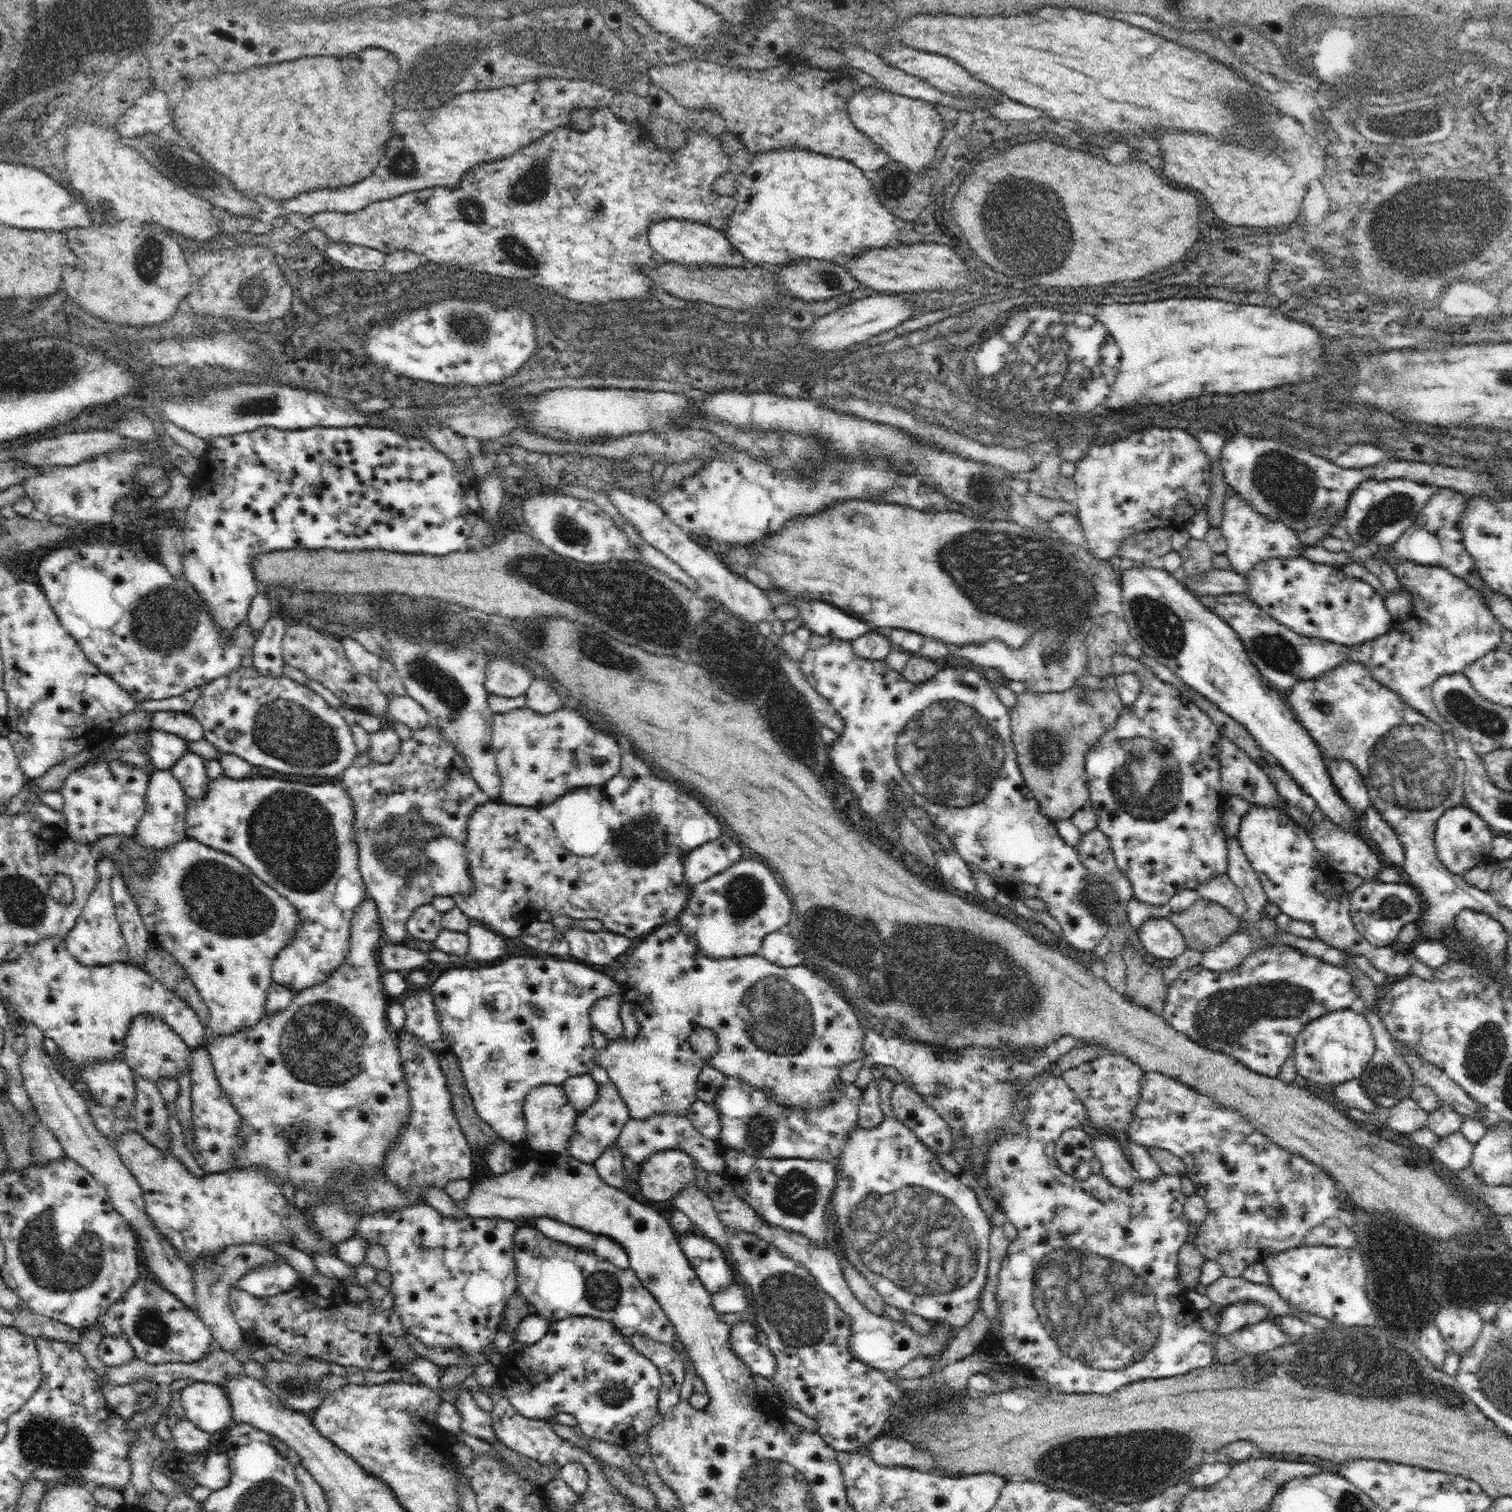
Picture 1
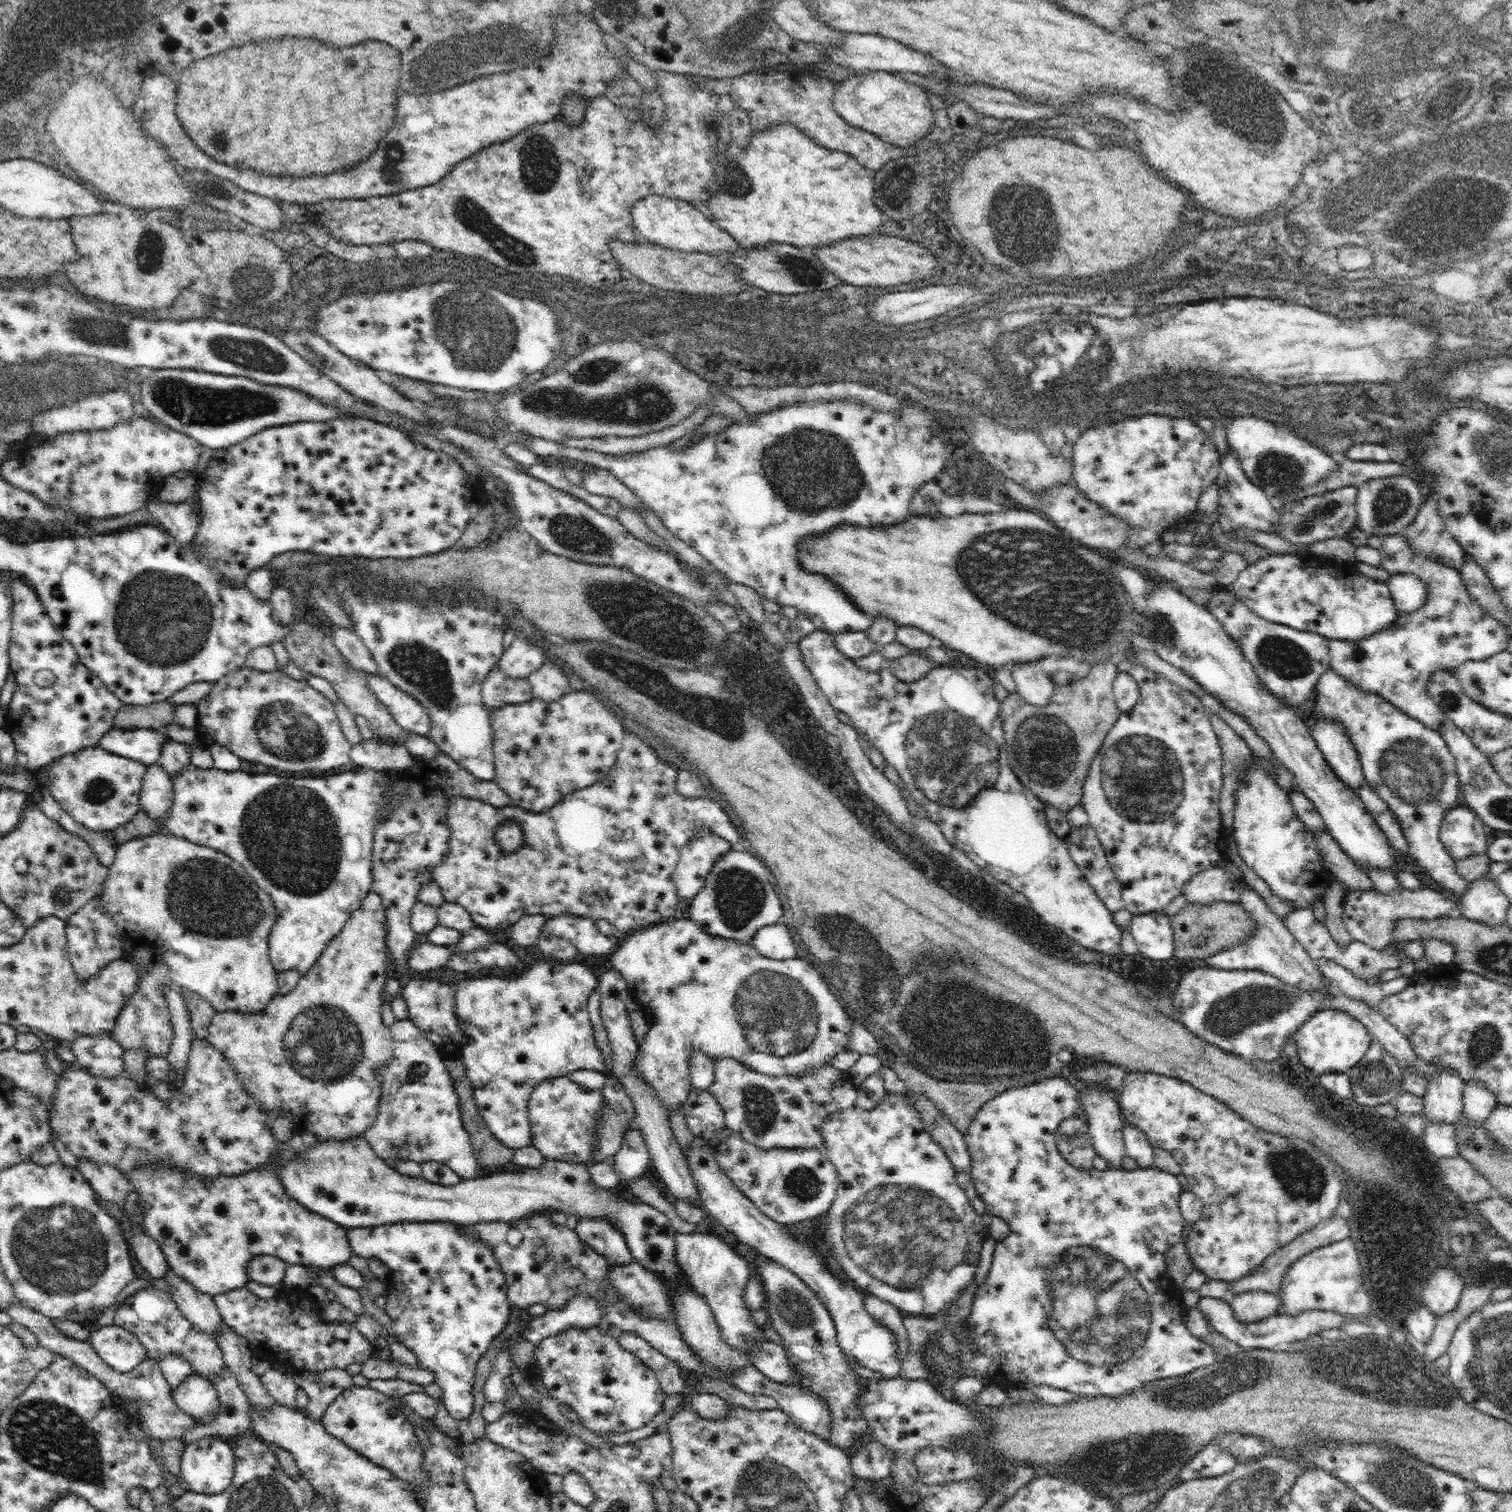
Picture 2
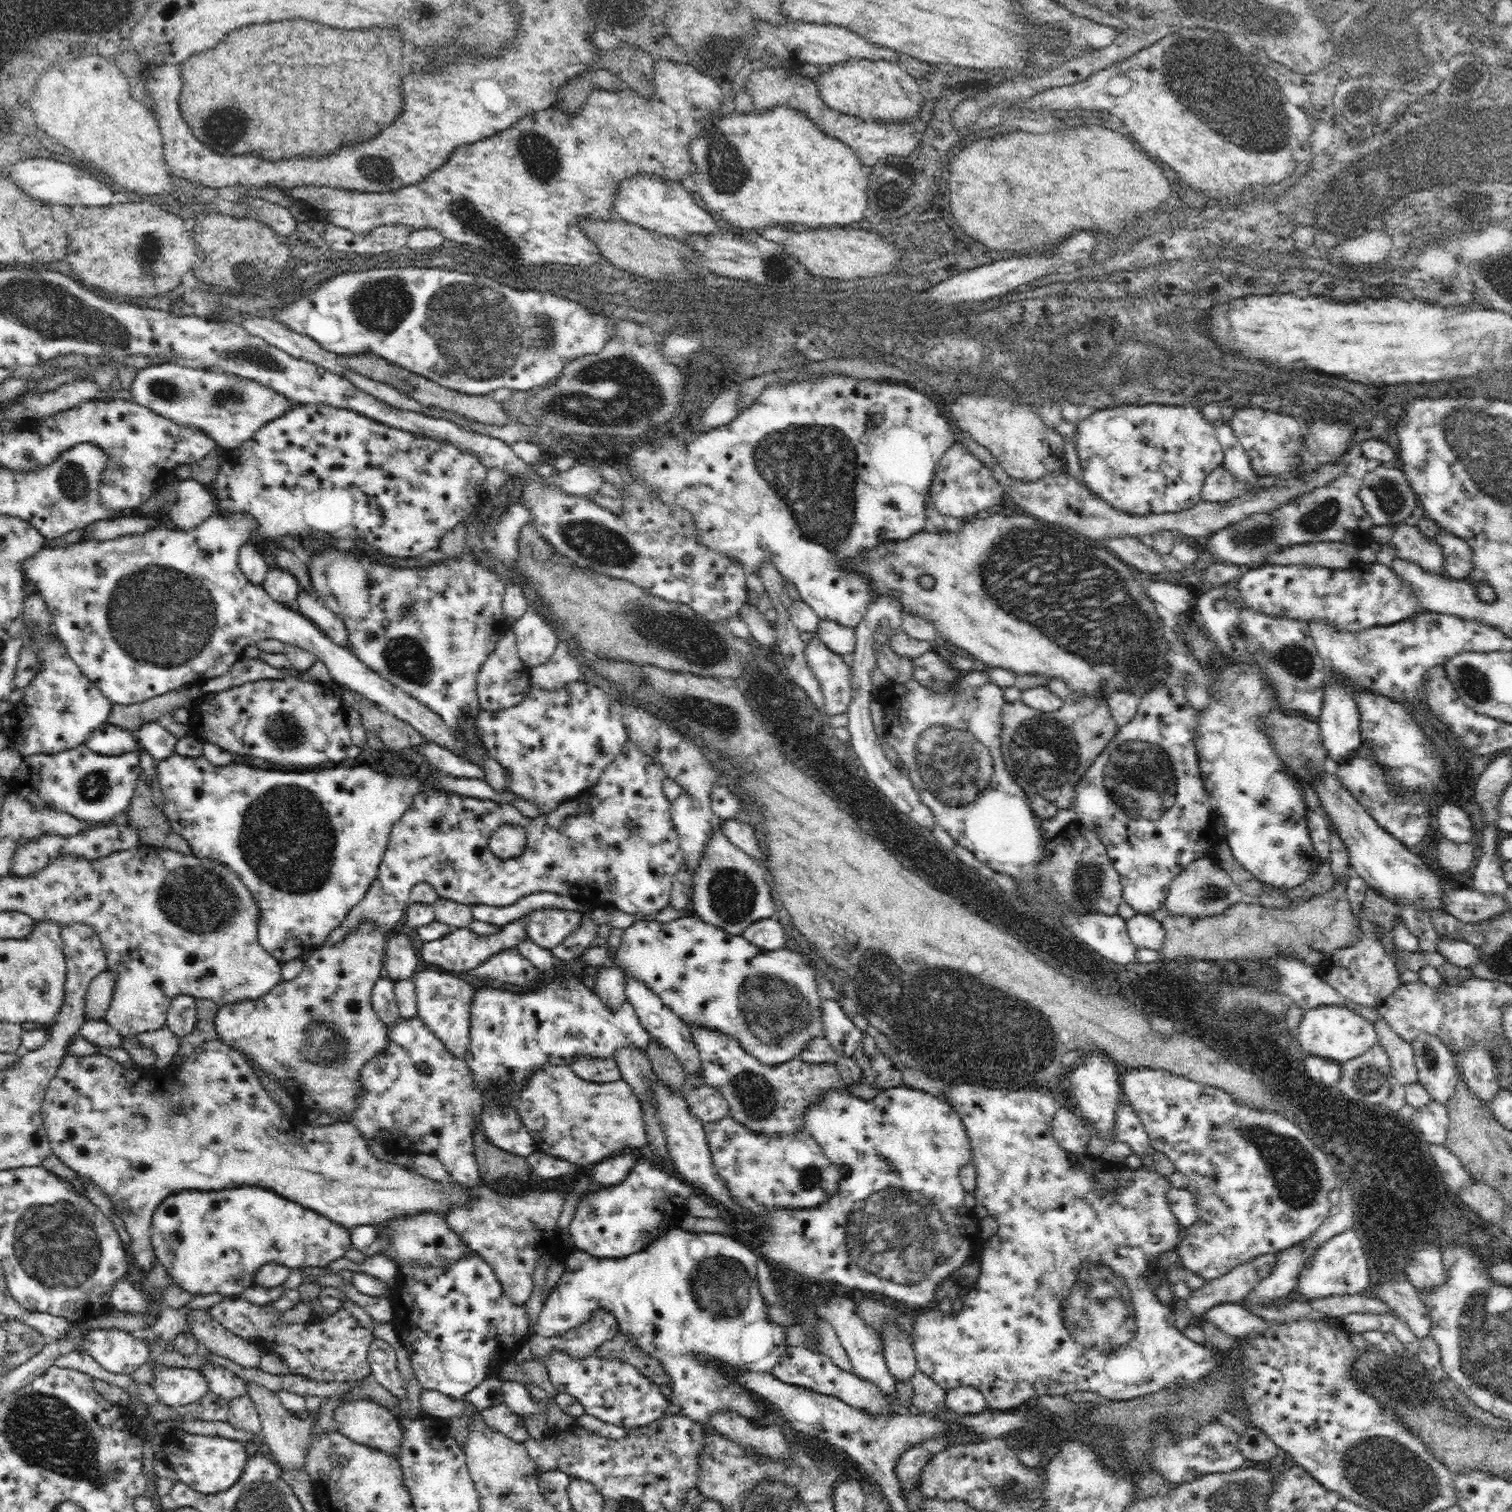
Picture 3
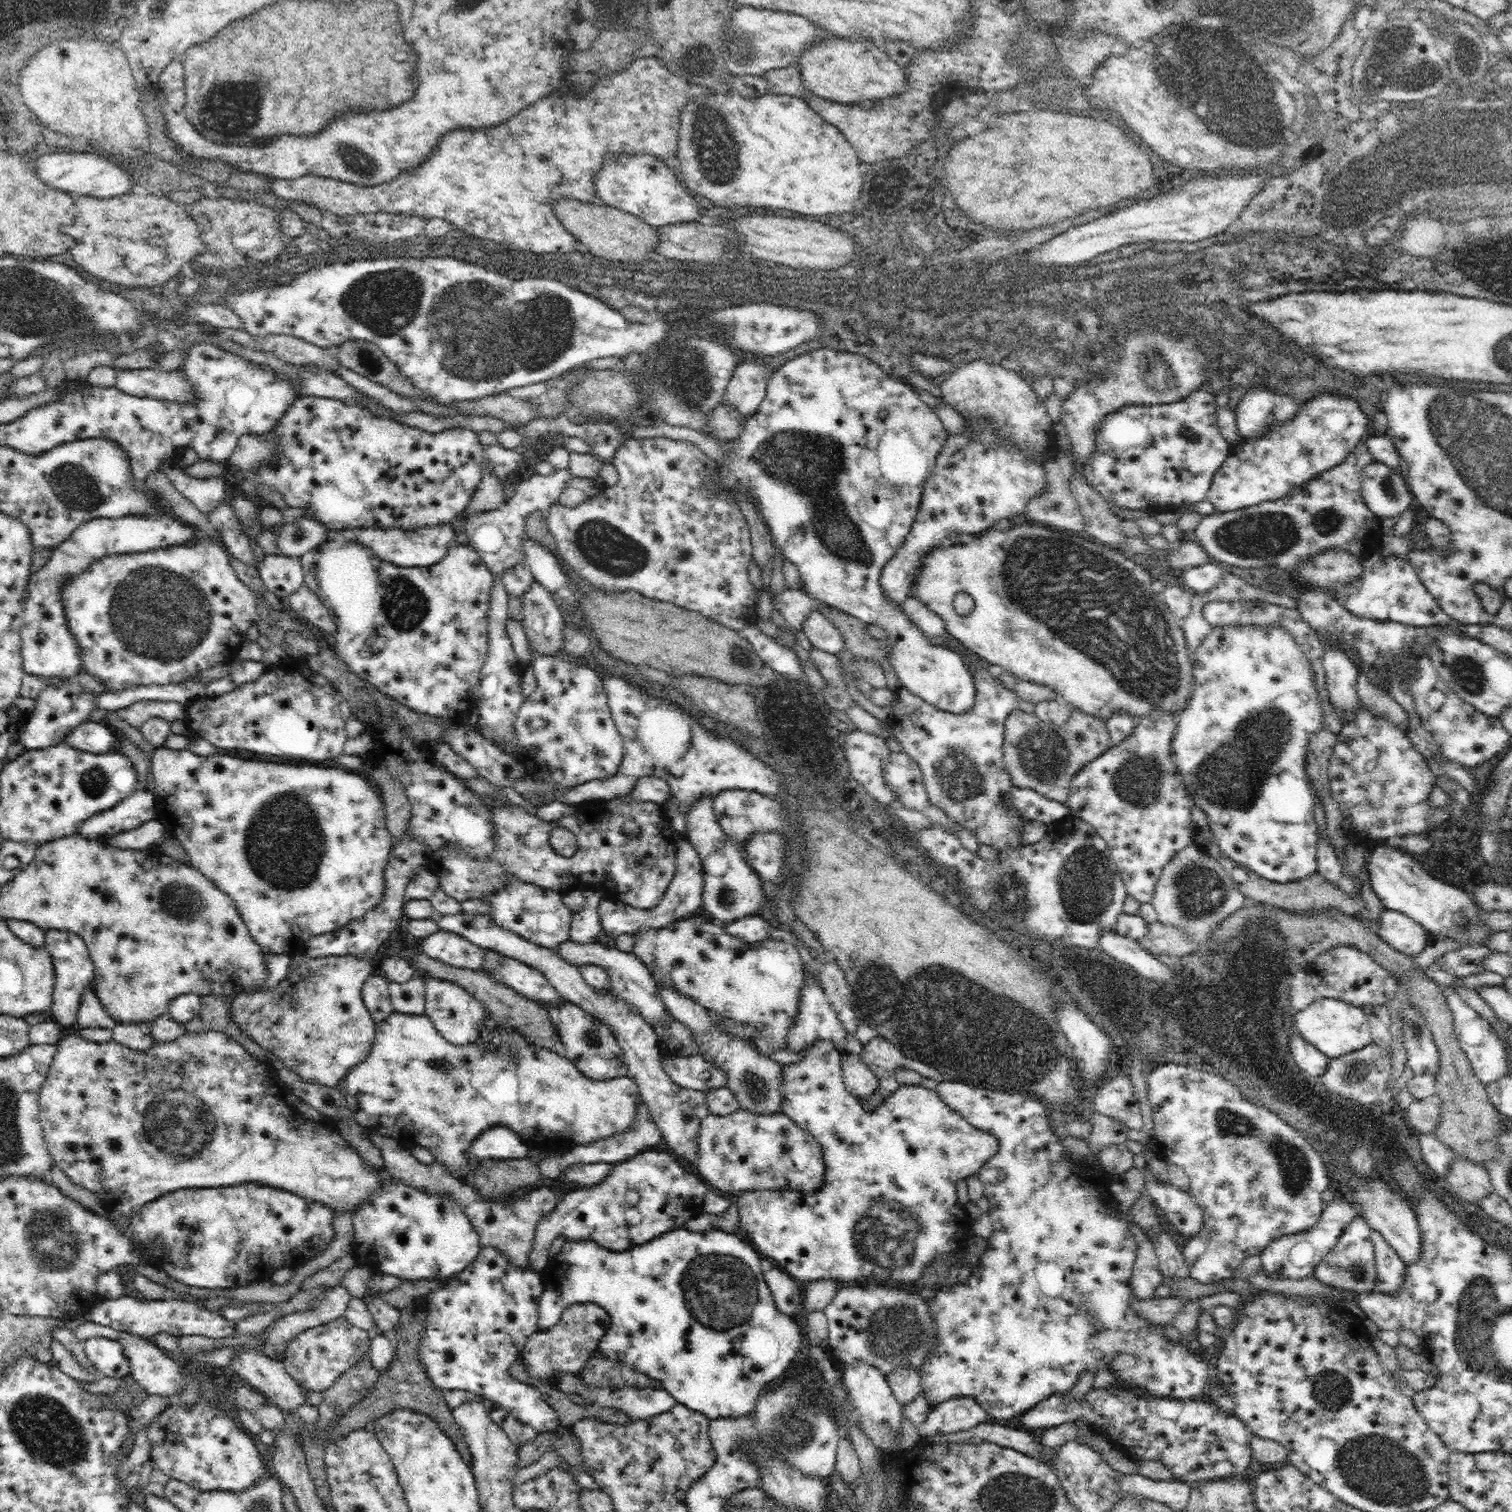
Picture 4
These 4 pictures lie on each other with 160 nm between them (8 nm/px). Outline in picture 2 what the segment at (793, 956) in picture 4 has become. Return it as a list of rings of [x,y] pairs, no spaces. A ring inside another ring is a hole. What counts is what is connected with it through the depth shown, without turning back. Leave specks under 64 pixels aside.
[[[676,919],[669,923],[656,922],[648,928],[642,927],[632,932],[626,940],[621,941],[616,950],[612,952],[610,964],[616,969],[626,980],[629,989],[629,997],[635,1000],[637,1009],[642,1011],[645,1020],[648,1022],[650,1029],[646,1032],[644,1040],[639,1044],[639,1052],[636,1056],[634,1071],[638,1075],[642,1075],[642,1079],[652,1087],[652,1091],[656,1091],[656,1097],[660,1097],[660,1103],[664,1107],[664,1111],[672,1116],[674,1111],[687,1101],[689,1097],[690,1080],[689,1080],[689,1064],[692,1058],[692,1052],[702,1052],[714,1060],[720,1058],[732,1058],[739,1064],[744,1064],[750,1067],[752,1071],[766,1076],[784,1076],[790,1075],[797,1077],[809,1073],[814,1067],[820,1067],[822,1064],[830,1064],[830,1060],[834,1056],[838,1056],[844,1051],[848,1051],[848,1042],[850,1033],[852,1033],[851,1012],[847,1009],[846,1004],[839,999],[839,996],[834,990],[834,986],[828,986],[822,976],[804,960],[800,958],[789,958],[786,960],[774,960],[764,958],[762,954],[752,946],[752,944],[744,943],[734,939],[723,939],[710,935],[700,928],[692,919]]]

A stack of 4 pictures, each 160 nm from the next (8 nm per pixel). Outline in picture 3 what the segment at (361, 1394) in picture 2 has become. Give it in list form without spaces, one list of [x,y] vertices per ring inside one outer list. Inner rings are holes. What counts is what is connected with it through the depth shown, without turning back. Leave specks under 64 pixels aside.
[[[342,1400],[342,1404],[334,1410],[334,1425],[338,1432],[354,1442],[384,1451],[395,1460],[398,1460],[403,1441],[400,1423],[400,1417],[374,1400]]]

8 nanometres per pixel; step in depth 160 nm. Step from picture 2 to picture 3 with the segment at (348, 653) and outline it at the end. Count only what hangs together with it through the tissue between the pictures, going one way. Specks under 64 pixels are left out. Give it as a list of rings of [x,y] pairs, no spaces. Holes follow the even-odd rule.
[[[300,590],[297,596],[300,612],[343,648],[349,646],[348,629],[336,611],[330,610],[313,592]]]

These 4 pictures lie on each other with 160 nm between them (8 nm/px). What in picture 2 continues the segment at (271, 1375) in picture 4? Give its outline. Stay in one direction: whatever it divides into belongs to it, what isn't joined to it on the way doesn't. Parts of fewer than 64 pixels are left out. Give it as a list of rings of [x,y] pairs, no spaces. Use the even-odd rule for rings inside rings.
[[[170,1268],[163,1278],[167,1282],[171,1297],[185,1317],[192,1324],[199,1326],[200,1330],[216,1337],[216,1332],[224,1326],[225,1322],[219,1313],[215,1299],[200,1292]]]

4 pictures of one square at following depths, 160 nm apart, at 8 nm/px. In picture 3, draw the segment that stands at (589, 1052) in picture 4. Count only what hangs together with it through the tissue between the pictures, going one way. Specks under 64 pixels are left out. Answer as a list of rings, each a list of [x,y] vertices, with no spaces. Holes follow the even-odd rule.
[[[614,1056],[601,1060],[600,1058],[578,1058],[571,1065],[576,1075],[593,1083],[611,1083],[622,1079],[620,1067]]]

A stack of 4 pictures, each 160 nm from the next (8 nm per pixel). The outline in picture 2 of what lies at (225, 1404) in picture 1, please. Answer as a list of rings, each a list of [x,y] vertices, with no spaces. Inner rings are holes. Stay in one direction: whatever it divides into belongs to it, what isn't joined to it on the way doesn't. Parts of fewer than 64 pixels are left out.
[[[193,1372],[171,1393],[176,1406],[185,1413],[191,1414],[196,1420],[217,1414],[218,1393],[207,1377],[196,1375]]]

